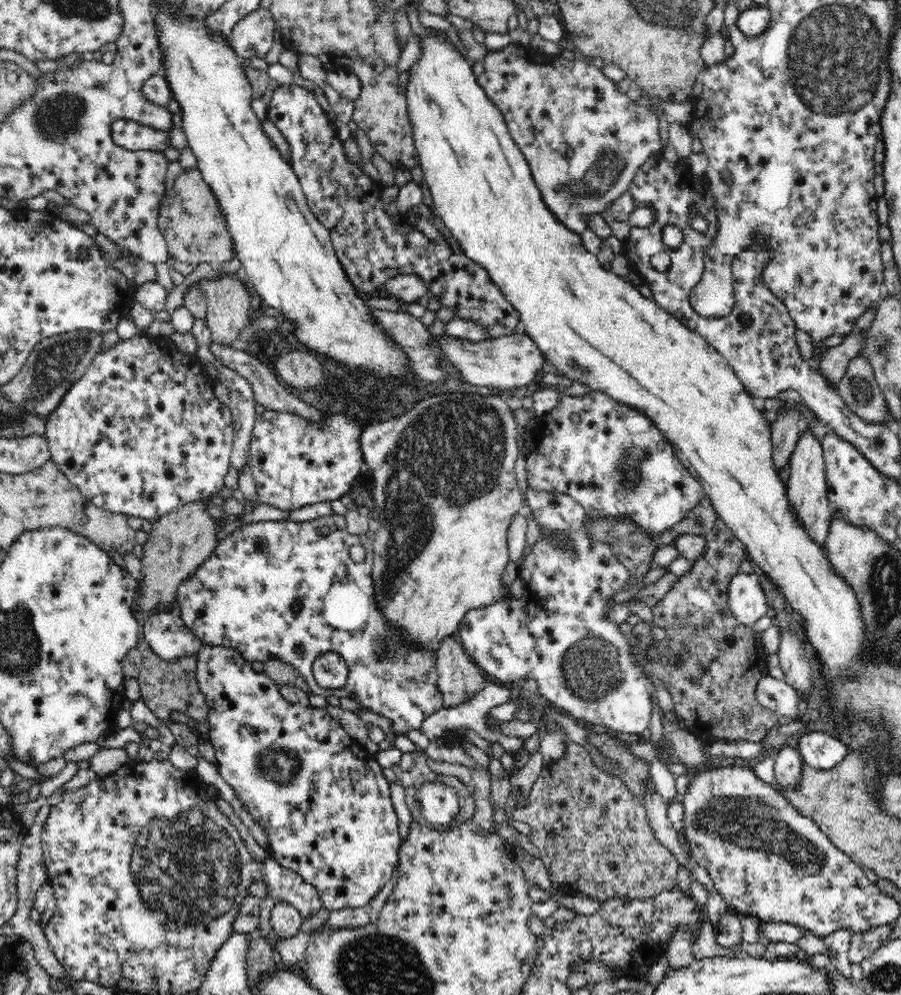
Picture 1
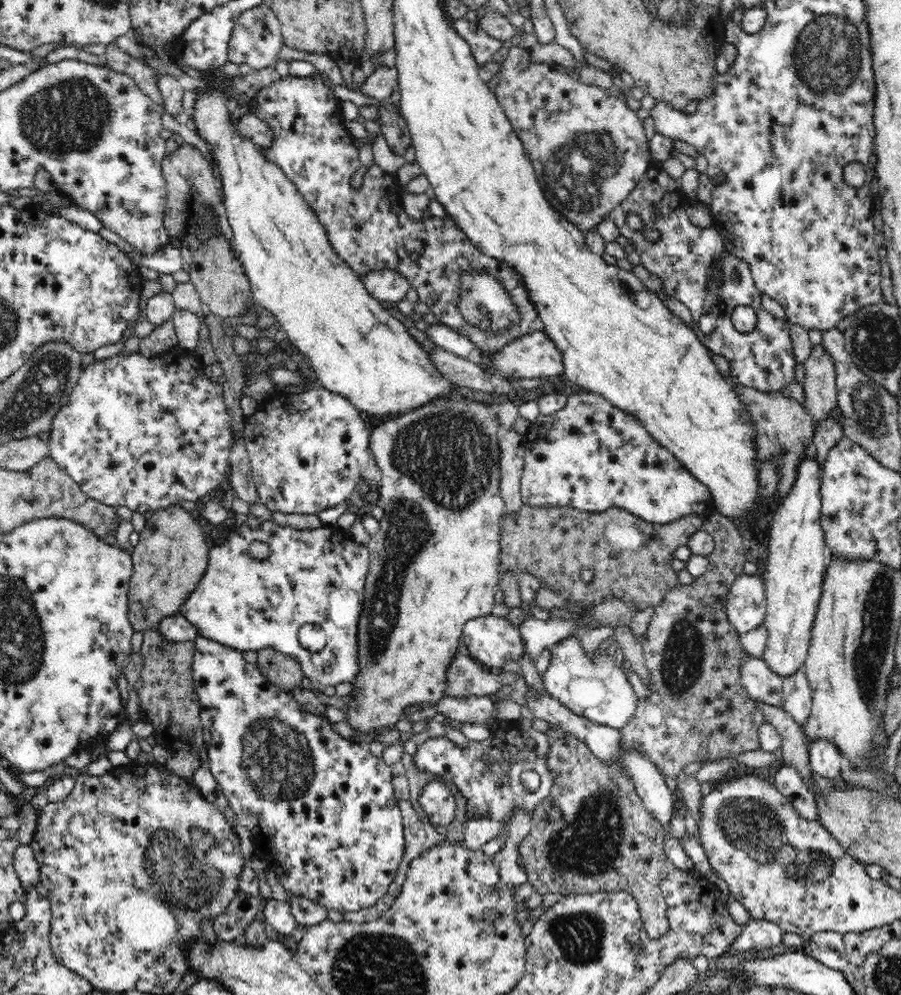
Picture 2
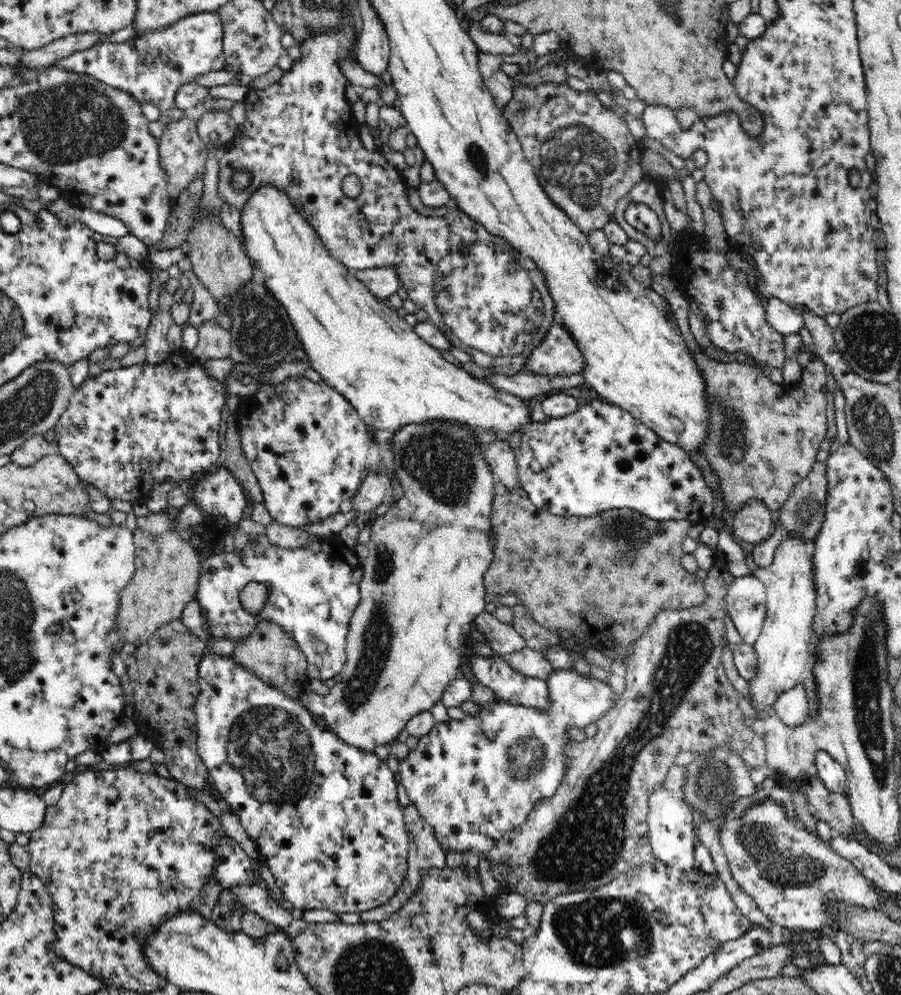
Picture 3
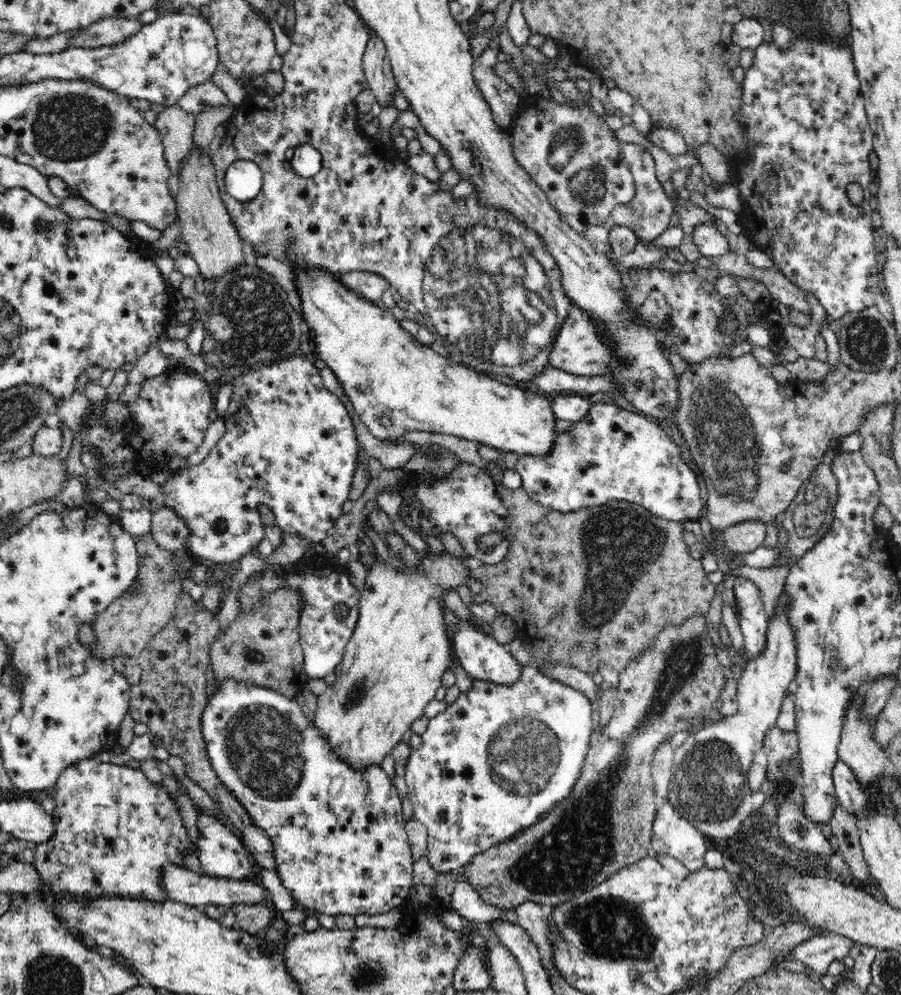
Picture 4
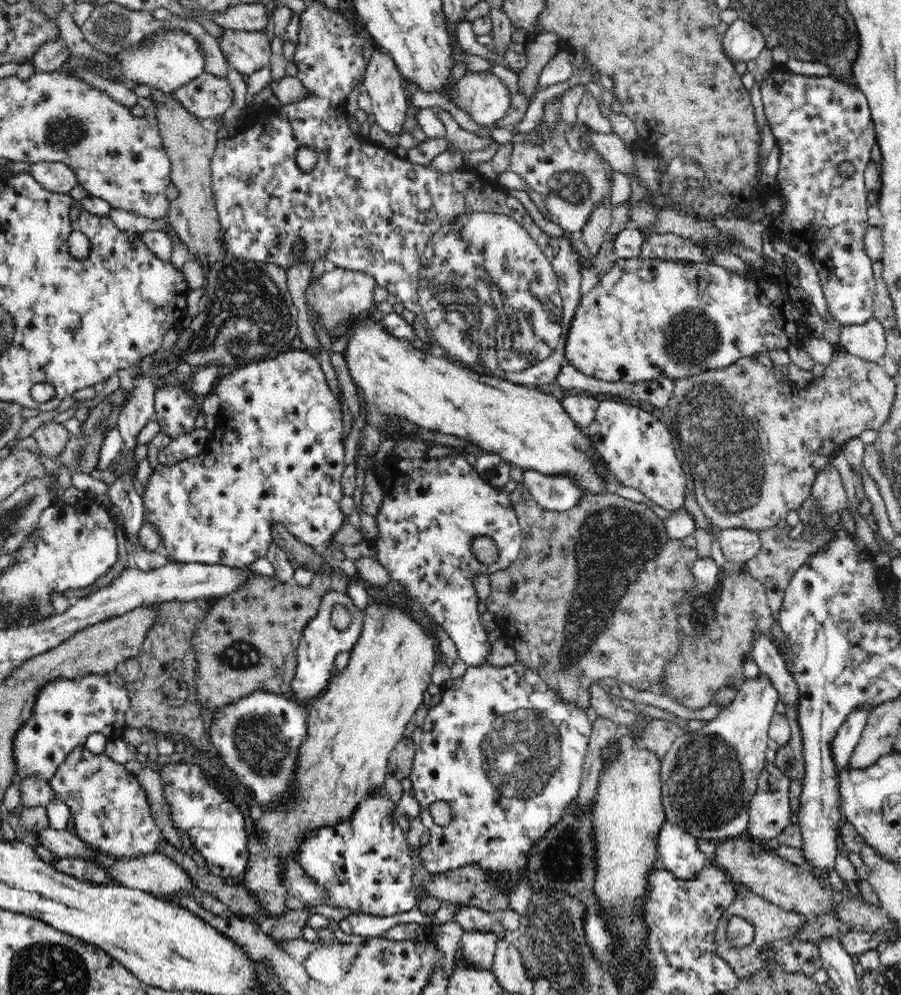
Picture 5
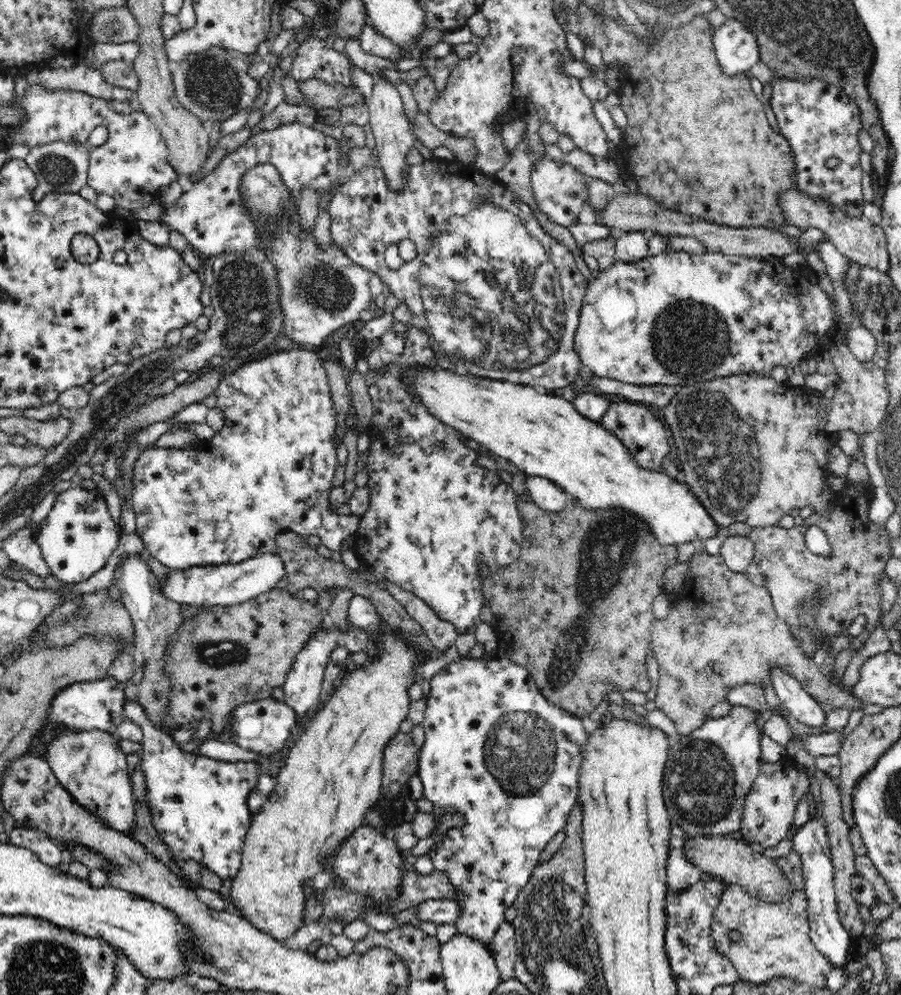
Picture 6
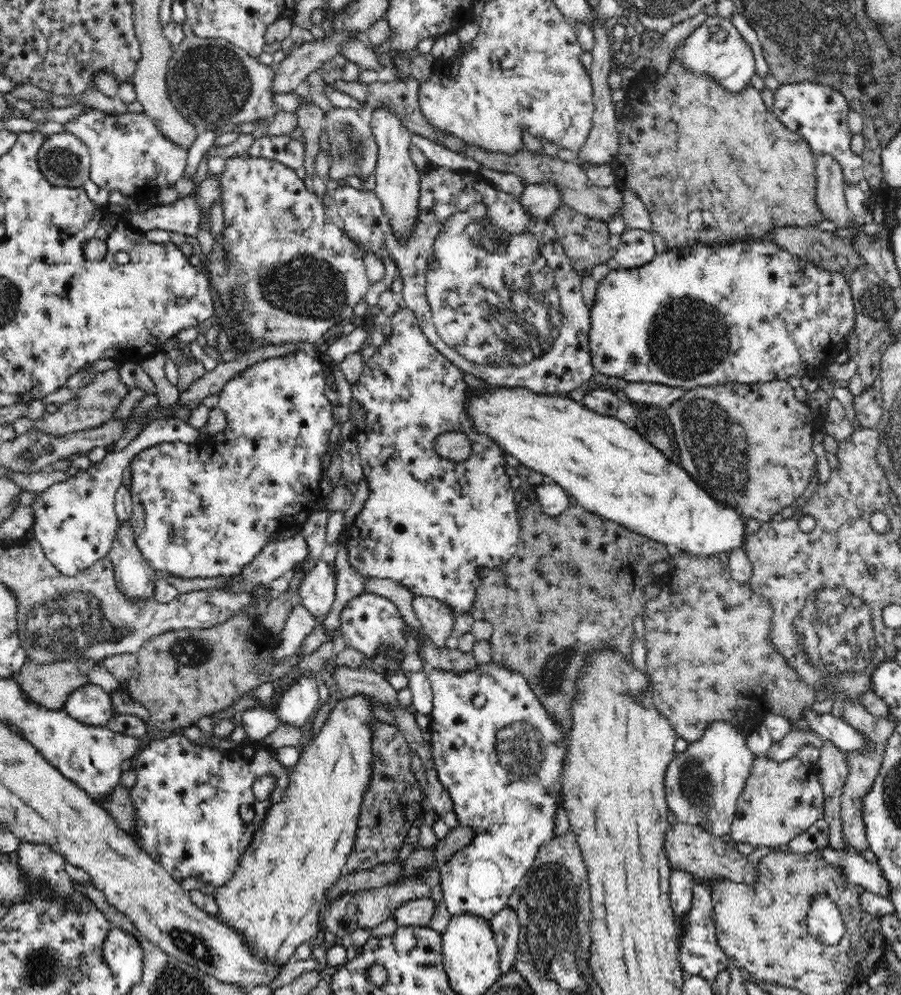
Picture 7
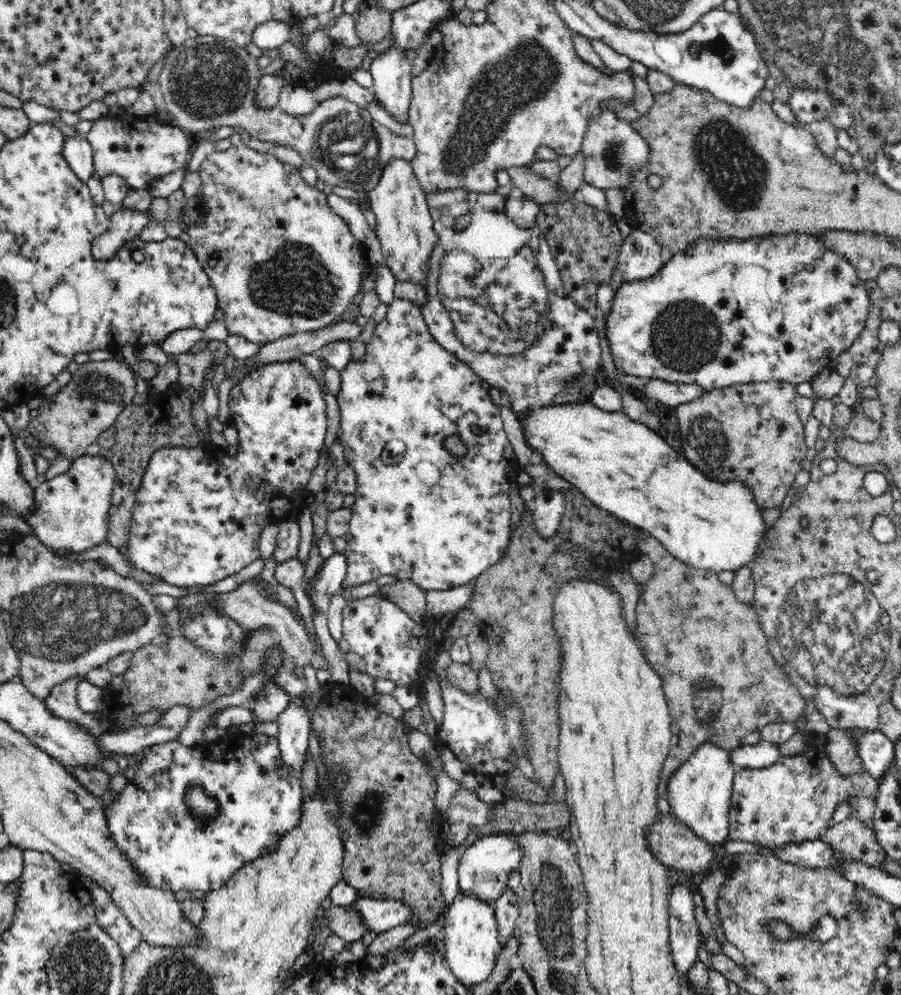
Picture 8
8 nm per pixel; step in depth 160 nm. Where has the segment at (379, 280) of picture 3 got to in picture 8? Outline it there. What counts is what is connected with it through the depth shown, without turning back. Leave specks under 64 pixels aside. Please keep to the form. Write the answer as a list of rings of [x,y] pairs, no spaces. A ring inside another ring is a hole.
[[[236,132],[230,137],[231,146],[222,152],[214,151],[201,163],[199,175],[202,176],[202,214],[204,222],[200,226],[190,226],[190,241],[188,243],[197,261],[204,267],[210,277],[211,285],[218,296],[218,307],[224,311],[224,323],[232,336],[241,336],[257,344],[266,345],[277,339],[293,336],[294,334],[316,331],[332,325],[341,320],[342,314],[351,309],[354,297],[362,290],[362,274],[371,264],[365,256],[364,248],[357,242],[356,237],[350,232],[348,225],[341,216],[338,216],[328,204],[327,195],[308,185],[298,169],[290,163],[280,161],[273,152],[260,153],[250,149]]]

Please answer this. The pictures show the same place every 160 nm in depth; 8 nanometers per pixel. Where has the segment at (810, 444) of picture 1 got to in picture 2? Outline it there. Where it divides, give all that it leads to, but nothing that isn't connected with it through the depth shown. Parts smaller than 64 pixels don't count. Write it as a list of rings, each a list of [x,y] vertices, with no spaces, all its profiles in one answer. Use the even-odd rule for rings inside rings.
[[[804,457],[799,464],[795,484],[786,498],[781,498],[770,528],[770,556],[764,572],[766,586],[766,628],[768,637],[763,659],[781,678],[792,676],[804,666],[808,656],[814,612],[823,589],[825,568],[824,529],[821,516],[821,468],[818,459]]]

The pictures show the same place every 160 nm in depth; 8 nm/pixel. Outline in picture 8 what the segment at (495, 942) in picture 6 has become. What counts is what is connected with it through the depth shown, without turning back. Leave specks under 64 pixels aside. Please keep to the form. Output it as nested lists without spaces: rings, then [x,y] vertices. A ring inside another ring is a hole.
[[[506,886],[500,898],[493,904],[499,930],[499,943],[504,946],[508,938],[514,934],[519,918],[519,901],[517,893]]]

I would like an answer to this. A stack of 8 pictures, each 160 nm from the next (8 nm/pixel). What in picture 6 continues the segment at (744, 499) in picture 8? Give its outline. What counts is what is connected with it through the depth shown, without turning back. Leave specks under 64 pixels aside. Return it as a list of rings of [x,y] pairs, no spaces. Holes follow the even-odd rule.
[[[438,368],[436,370],[411,370],[404,374],[404,380],[406,385],[410,387],[411,394],[415,394],[415,398],[419,398],[420,402],[426,403],[427,410],[430,410],[436,418],[440,419],[444,424],[451,426],[452,428],[460,431],[471,441],[486,447],[492,455],[502,456],[510,462],[513,462],[518,466],[521,472],[526,475],[532,475],[535,477],[542,477],[551,480],[564,489],[570,497],[577,499],[578,502],[586,509],[592,509],[593,511],[598,509],[626,509],[628,512],[640,517],[640,520],[644,521],[644,524],[648,524],[648,528],[652,531],[652,536],[663,545],[678,545],[684,544],[684,542],[693,542],[697,545],[701,545],[704,540],[716,536],[718,530],[718,522],[711,517],[709,512],[704,508],[702,502],[696,498],[696,495],[689,489],[680,484],[681,481],[670,480],[668,475],[660,470],[647,470],[647,467],[639,466],[639,462],[635,461],[635,455],[631,453],[627,447],[624,447],[624,443],[620,443],[620,439],[616,438],[616,435],[612,435],[612,431],[608,431],[608,428],[601,422],[594,421],[590,418],[586,418],[575,409],[573,402],[569,398],[564,396],[557,396],[552,394],[542,394],[534,387],[528,385],[517,385],[511,382],[501,380],[499,377],[496,380],[489,380],[488,378],[476,378],[472,374],[461,374],[461,371],[452,372],[452,370],[443,370]]]

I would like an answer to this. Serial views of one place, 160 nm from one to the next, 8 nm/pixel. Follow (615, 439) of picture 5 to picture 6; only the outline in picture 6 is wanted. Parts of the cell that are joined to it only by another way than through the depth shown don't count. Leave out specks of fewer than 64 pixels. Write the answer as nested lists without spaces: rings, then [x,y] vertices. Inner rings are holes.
[[[610,402],[600,422],[608,428],[608,431],[612,431],[612,435],[616,435],[616,438],[620,439],[620,443],[624,443],[624,447],[627,447],[635,455],[635,461],[639,462],[639,466],[647,467],[647,470],[662,471],[664,458],[669,457],[670,453],[667,428],[654,417],[650,410],[638,405],[638,403]]]

